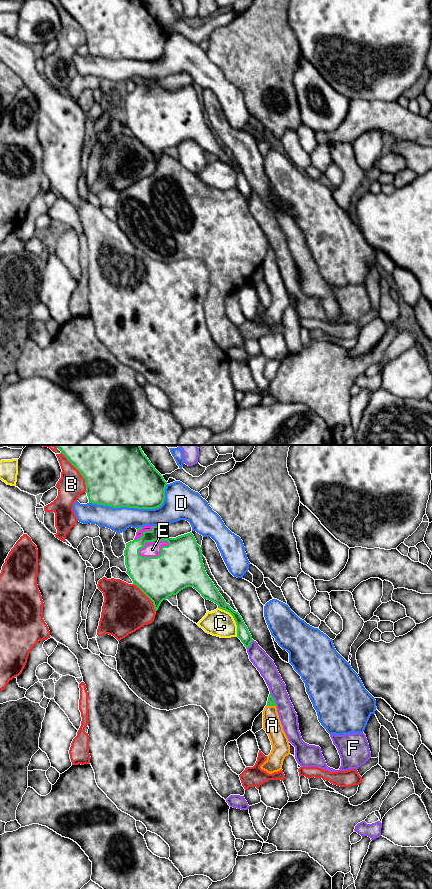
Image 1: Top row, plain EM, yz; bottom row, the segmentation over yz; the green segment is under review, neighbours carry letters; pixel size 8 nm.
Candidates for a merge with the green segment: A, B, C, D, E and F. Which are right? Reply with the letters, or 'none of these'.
A, E

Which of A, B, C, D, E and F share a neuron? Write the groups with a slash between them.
A E / B / C / D / F

